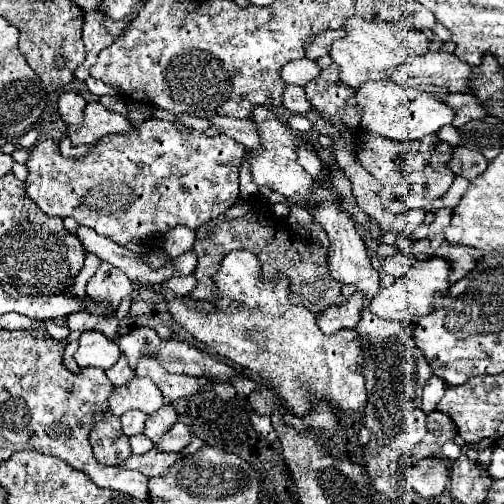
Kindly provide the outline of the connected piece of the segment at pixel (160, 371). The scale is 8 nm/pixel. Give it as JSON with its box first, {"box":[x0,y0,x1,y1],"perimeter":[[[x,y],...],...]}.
{"box":[136,358,200,400],"perimeter":[[[154,358],[142,360],[142,364],[138,364],[138,368],[136,368],[136,376],[150,378],[160,388],[162,396],[170,398],[170,400],[188,398],[200,390],[200,378],[168,374],[160,364],[156,364]]]}

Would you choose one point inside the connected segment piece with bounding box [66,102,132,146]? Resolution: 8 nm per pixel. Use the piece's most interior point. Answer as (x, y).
(98, 121)

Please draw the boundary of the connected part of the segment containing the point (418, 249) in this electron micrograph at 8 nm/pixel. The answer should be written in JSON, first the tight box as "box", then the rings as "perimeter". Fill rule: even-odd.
{"box":[412,238,431,260],"perimeter":[[[427,238],[418,240],[414,243],[412,247],[412,254],[418,260],[429,260],[431,258],[431,256],[428,254],[429,248],[430,241]]]}

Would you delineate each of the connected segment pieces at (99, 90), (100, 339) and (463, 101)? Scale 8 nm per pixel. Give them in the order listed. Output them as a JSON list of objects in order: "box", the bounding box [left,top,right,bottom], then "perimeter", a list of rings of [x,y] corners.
[{"box":[86,76,118,96],"perimeter":[[[92,76],[86,80],[86,86],[88,86],[88,90],[90,90],[92,94],[96,94],[96,96],[104,96],[104,94],[118,96],[118,90],[116,90],[116,88],[110,88],[110,86],[106,86],[104,82],[100,82],[100,80],[92,78]]]},{"box":[74,332,120,370],"perimeter":[[[82,332],[78,344],[80,346],[74,354],[78,366],[96,366],[108,370],[120,356],[116,342],[108,340],[102,332]]]},{"box":[442,94,486,126],"perimeter":[[[448,94],[442,98],[442,102],[454,110],[456,114],[454,126],[464,126],[472,120],[482,120],[486,116],[482,104],[478,104],[478,100],[474,100],[474,96],[470,94]]]}]

